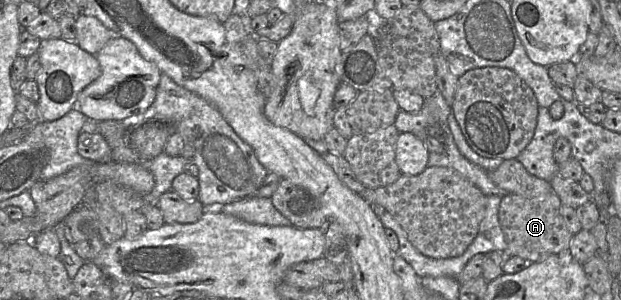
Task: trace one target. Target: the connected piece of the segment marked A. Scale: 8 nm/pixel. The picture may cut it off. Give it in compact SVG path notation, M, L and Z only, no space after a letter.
M555 192L533 198L515 194L503 196L499 205L499 223L508 244L505 255L520 257L532 263L541 262L550 255L567 250L573 234L560 215L561 205Z

